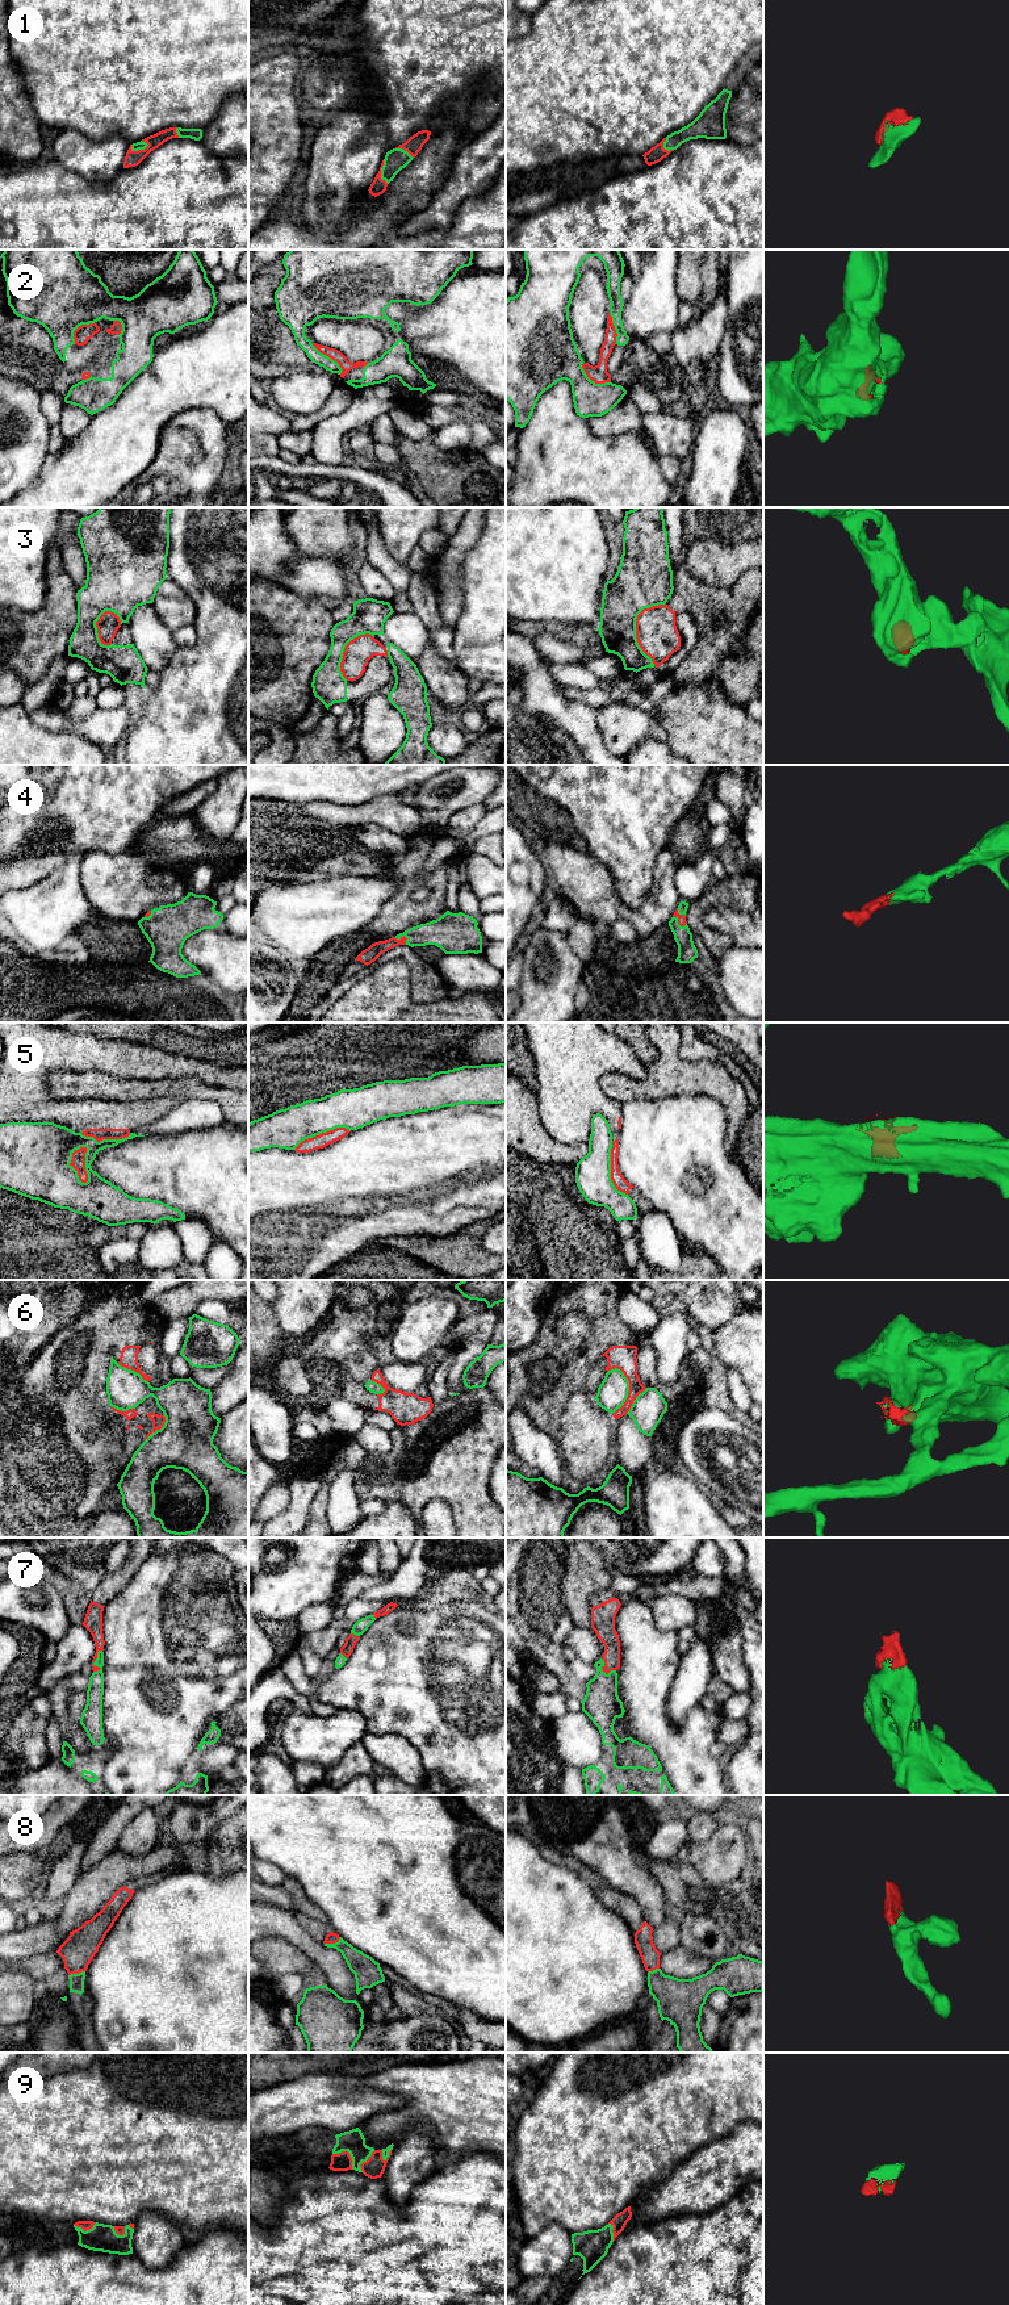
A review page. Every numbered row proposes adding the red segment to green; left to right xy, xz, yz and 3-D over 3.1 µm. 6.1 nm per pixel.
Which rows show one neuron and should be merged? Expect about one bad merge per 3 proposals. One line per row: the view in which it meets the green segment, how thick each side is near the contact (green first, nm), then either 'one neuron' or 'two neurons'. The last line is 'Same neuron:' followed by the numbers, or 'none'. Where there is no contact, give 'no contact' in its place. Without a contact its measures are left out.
1: contact in xy; calibres 50 and 100 nm; one neuron
2: contact in yz; calibres 280 and 110 nm; two neurons
3: contact in yz; calibres 280 and 260 nm; two neurons
4: contact in xz; calibres 190 and 90 nm; one neuron
5: contact in xy; calibres 320 and 90 nm; two neurons
6: contact in yz; calibres 180 and 150 nm; two neurons
7: contact in xy; calibres 100 and 110 nm; one neuron
8: contact in xz; calibres 150 and 70 nm; one neuron
9: contact in xz; calibres 140 and 110 nm; one neuron
Same neuron: 1, 4, 7, 8, 9

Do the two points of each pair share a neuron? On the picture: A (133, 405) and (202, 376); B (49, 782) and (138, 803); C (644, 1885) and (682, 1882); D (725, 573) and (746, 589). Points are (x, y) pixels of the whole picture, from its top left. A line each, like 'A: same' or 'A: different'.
A: same
B: different
C: different
D: different

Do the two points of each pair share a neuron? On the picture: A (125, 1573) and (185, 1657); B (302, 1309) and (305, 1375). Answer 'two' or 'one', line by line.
A: two
B: two

